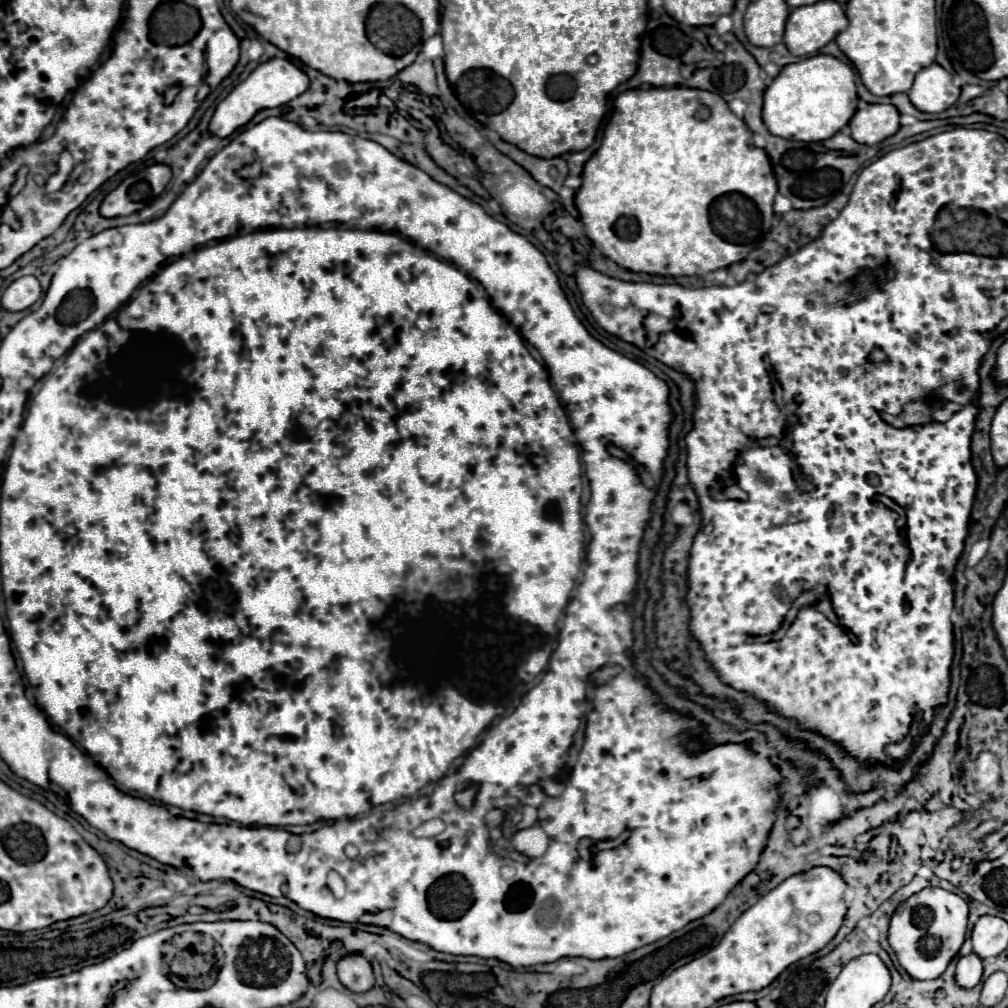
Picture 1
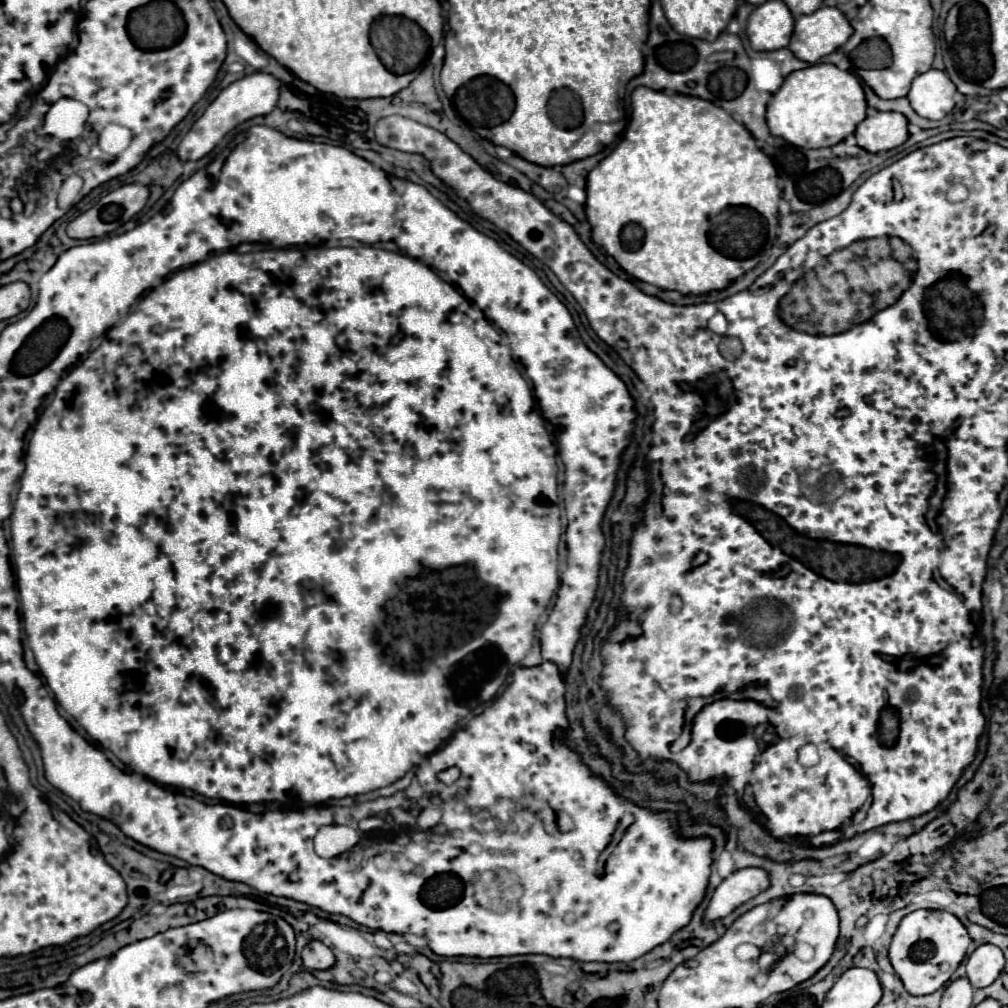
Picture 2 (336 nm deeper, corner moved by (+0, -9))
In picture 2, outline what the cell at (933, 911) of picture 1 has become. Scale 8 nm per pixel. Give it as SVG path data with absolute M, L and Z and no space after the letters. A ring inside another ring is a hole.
M915 910L901 920L889 946L889 960L909 994L933 994L957 970L969 942L965 926L953 914L945 910Z

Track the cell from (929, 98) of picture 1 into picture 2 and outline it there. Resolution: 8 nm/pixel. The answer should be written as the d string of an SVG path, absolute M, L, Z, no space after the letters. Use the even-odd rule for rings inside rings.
M931 68L913 80L907 98L919 116L927 120L941 120L953 110L955 94L957 88L949 76L941 70Z

